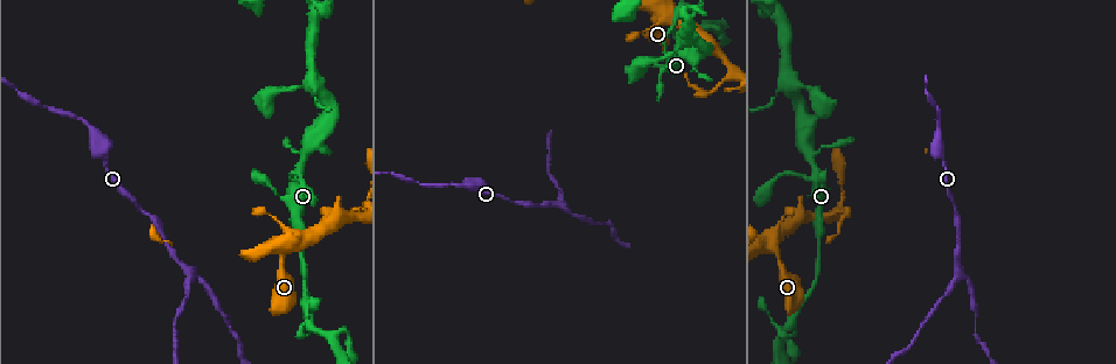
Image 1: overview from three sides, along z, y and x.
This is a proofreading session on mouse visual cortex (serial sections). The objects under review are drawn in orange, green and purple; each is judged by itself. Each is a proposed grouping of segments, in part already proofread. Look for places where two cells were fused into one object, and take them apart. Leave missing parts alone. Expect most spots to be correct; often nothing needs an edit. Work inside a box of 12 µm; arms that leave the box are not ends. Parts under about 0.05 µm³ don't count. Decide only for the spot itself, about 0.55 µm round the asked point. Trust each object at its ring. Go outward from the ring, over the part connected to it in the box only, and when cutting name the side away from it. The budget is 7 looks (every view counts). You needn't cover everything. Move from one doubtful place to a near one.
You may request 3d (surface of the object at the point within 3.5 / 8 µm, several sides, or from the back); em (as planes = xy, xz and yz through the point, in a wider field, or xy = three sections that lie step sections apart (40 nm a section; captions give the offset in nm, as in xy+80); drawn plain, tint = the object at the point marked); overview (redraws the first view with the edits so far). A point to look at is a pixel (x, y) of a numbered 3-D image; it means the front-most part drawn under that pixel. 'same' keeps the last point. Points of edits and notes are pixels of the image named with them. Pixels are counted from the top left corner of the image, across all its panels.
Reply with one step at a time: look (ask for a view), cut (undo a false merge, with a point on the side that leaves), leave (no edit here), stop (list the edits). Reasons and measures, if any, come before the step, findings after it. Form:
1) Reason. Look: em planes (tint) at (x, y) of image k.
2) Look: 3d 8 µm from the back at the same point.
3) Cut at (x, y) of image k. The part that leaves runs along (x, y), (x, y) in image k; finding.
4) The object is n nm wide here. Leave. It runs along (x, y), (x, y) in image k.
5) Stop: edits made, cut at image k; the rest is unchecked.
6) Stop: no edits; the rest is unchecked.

A fork. Look: 3d 3.5 µm at (958, 272) of image 1.

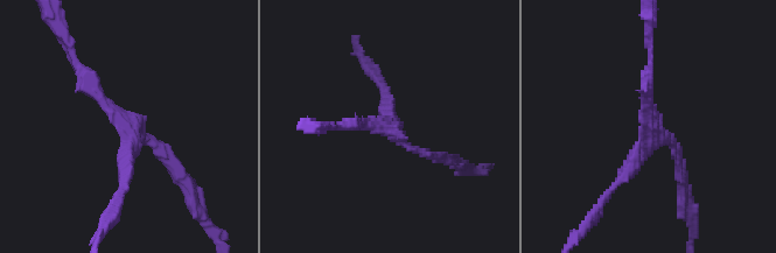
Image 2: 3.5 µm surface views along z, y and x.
3 arms meet here; the arms are 150, 150, 200 nm wide. Look: em xy step 2 (tint) at (654, 129) of image 2.

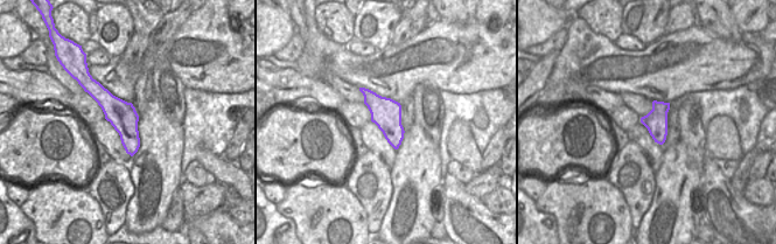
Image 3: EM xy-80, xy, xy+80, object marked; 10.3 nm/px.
Look: em xy step 3 (tint) at the same point.

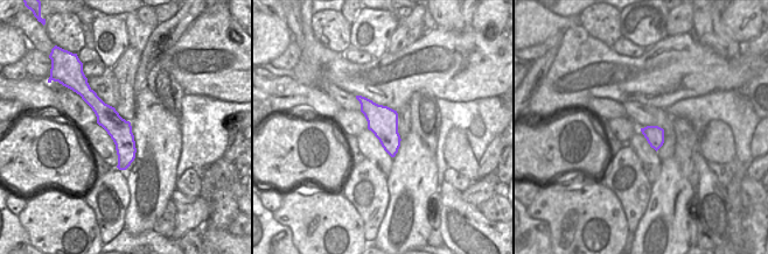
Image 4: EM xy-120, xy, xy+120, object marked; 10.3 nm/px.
Leave. It runs along (78, 68), (182, 178) in image 2; one cell here.

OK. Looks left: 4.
Look: 3d 3.5 µm at (308, 325) of image 1.

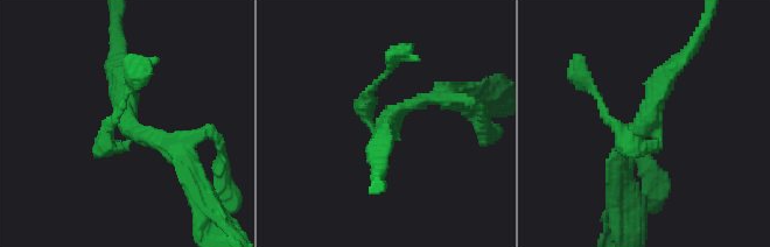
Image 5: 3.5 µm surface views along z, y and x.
3 arms meet here; the arms are 200, 250, 250 nm wide. Look: em xy step 1 (tint) at (391, 126) of image 5.

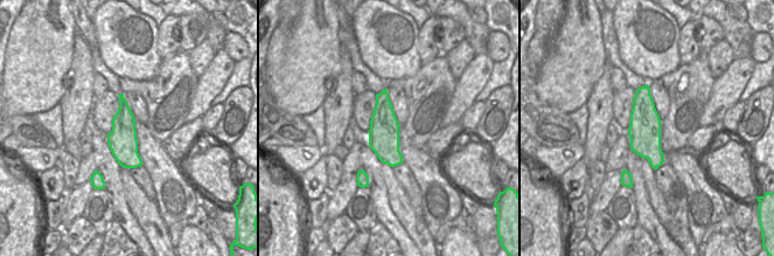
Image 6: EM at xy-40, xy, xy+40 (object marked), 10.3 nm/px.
The object is 320 nm wide here. Leave. It runs along (687, 53), (620, 160) in image 5; all the same cell.

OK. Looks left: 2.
Look: 3d 3.5 µm from the back at (788, 74) of image 1.

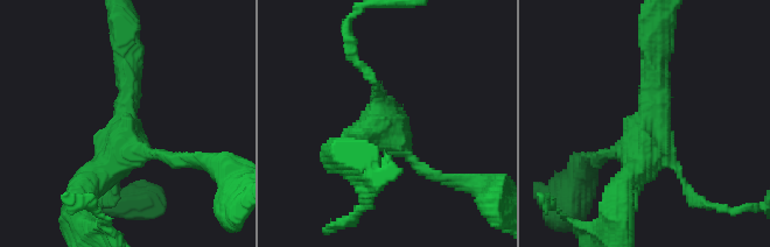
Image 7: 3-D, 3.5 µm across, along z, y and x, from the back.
4 arms meet here; the arms are 100, 150, 300, 400 nm wide. Look: em planes (tint) at (123, 128) of image 7.

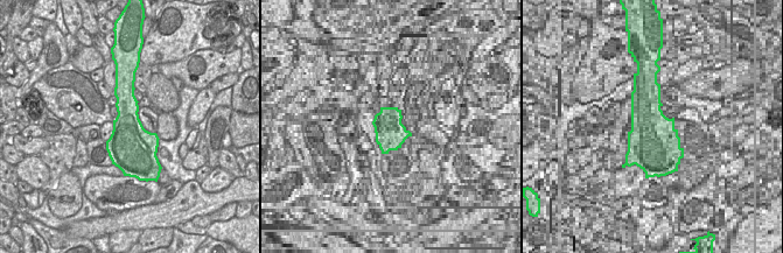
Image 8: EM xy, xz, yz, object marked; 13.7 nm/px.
Leave. It runs along (77, 205), (124, 148), (127, 69) in image 7; continuous, no second cell.

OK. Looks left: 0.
Stop: no edits; the rest is unchecked.

